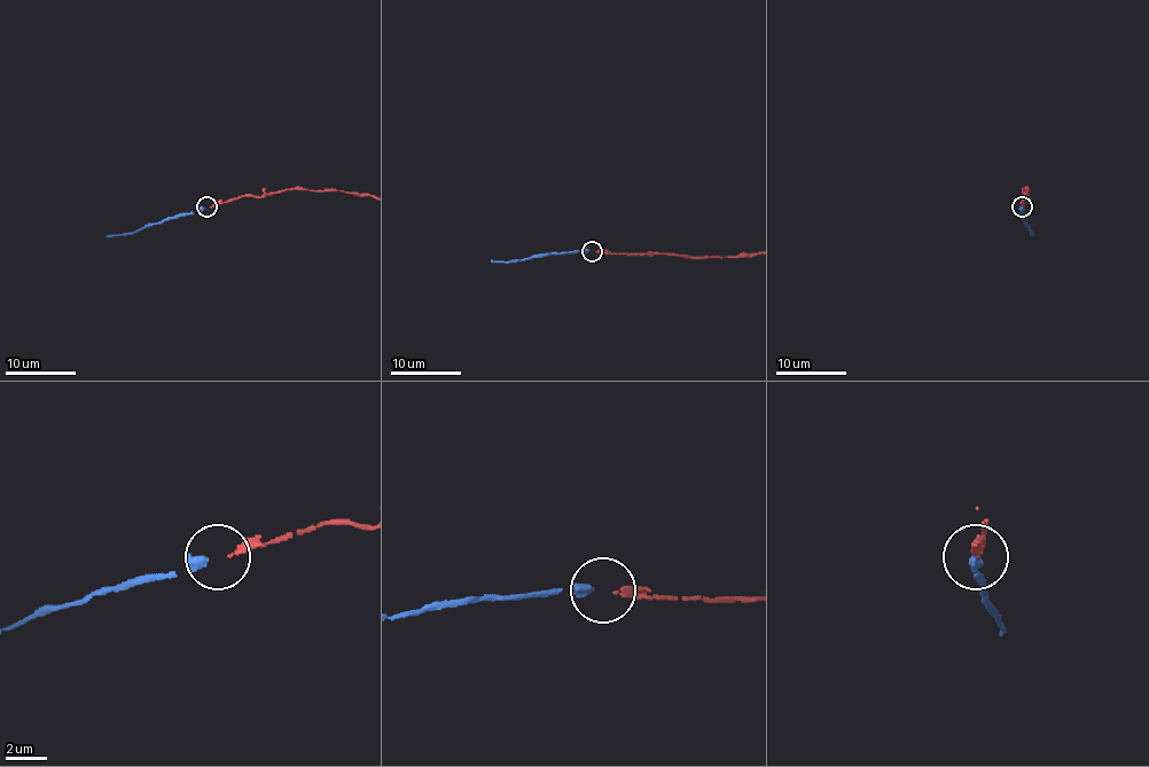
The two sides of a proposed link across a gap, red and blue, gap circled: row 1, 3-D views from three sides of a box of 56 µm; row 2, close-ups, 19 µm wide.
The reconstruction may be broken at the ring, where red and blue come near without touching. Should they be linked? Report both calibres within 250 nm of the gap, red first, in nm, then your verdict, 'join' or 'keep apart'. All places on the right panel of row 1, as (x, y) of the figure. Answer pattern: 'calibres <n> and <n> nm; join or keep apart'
calibres 260 and 480 nm; join

